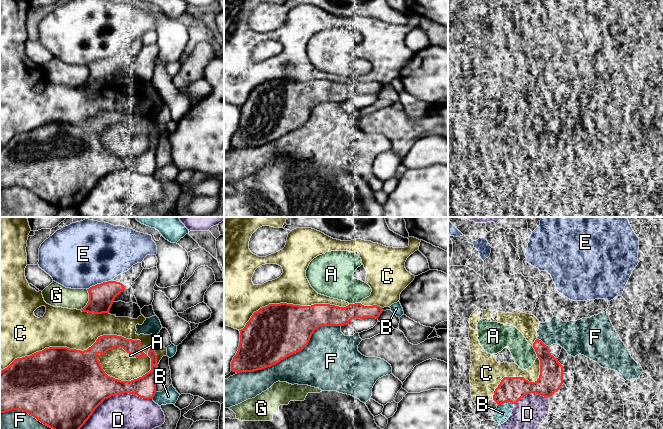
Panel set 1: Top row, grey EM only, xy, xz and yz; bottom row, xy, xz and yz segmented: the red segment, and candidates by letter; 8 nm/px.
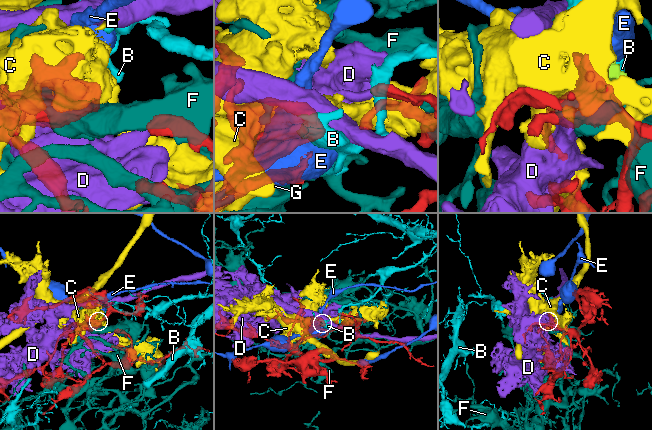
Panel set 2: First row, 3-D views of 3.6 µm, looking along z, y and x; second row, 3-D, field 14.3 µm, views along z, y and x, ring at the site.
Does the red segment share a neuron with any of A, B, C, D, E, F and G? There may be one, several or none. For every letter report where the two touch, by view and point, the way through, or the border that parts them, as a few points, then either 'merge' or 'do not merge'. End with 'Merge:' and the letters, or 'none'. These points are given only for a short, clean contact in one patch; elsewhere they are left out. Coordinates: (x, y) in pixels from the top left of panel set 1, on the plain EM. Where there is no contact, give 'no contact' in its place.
A: xz (355, 79) | merge
B: yz (505, 177) | do not merge
C: xy (85, 126) | do not merge
D: xy (112, 171) | do not merge
E: xy (98, 60) | along xy (110, 56), (97, 59), (87, 65) | do not merge
F: xz (291, 130) | do not merge
G: xy (89, 76) | do not merge
Merge: A

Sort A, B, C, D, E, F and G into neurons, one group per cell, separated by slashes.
A / B / C / D / E / F / G

